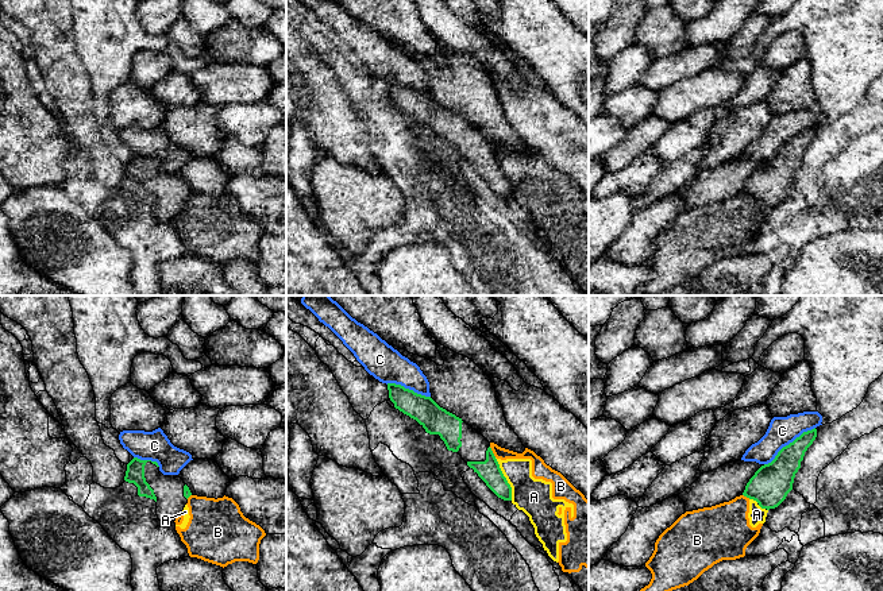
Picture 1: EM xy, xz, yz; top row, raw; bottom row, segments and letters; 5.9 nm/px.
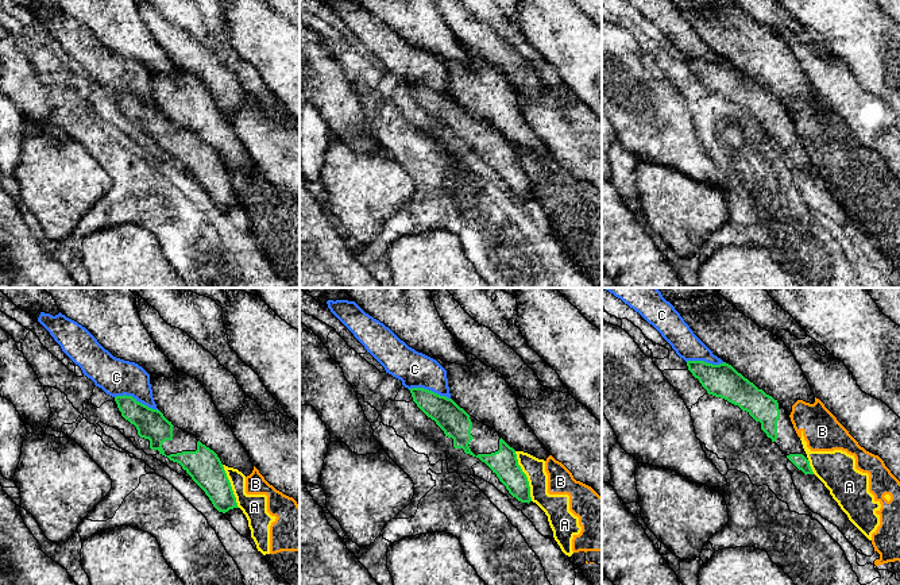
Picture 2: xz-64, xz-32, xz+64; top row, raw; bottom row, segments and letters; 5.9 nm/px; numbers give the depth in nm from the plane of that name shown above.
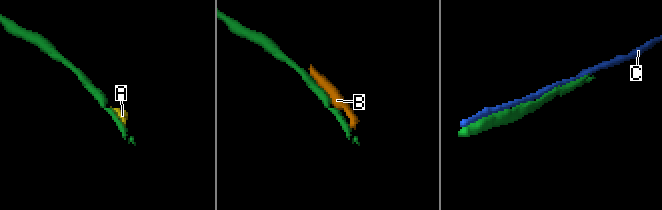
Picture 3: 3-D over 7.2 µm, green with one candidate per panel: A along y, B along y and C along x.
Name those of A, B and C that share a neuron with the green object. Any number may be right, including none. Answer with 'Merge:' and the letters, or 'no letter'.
Merge: no letter

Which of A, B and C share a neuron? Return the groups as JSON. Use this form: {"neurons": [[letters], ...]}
{"neurons": [["A", "B"], ["C"]]}

